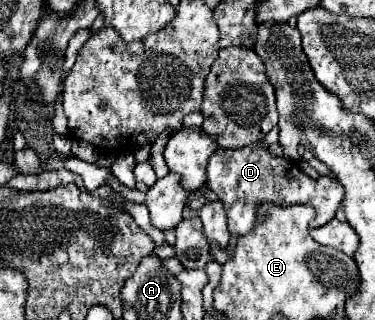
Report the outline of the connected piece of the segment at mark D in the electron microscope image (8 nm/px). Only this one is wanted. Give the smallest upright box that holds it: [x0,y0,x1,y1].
[206,141,344,235]

